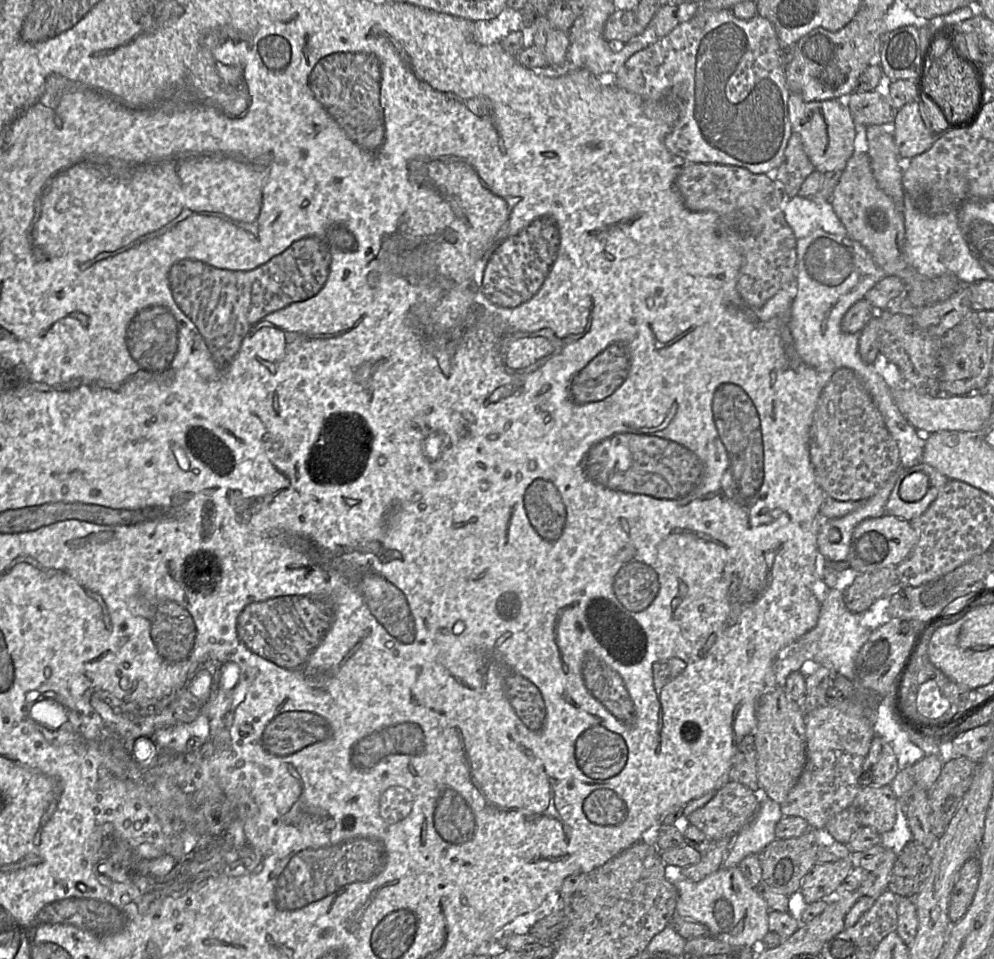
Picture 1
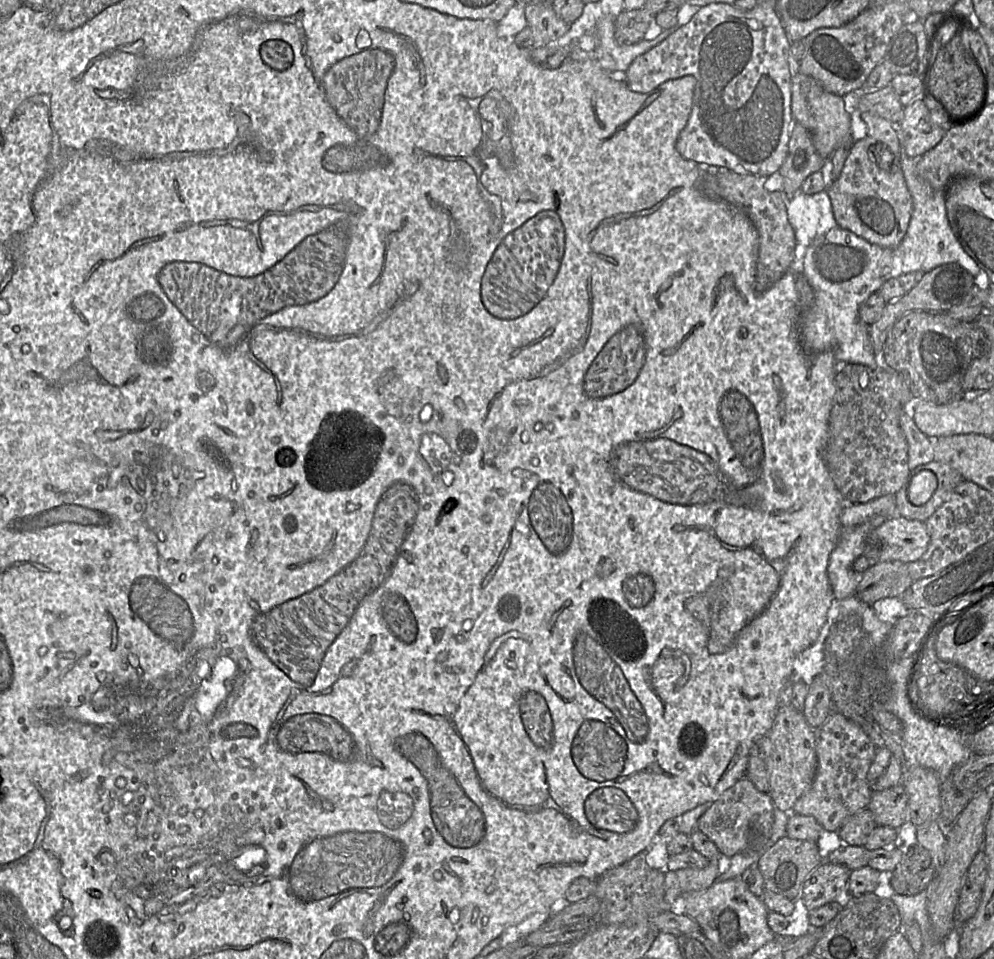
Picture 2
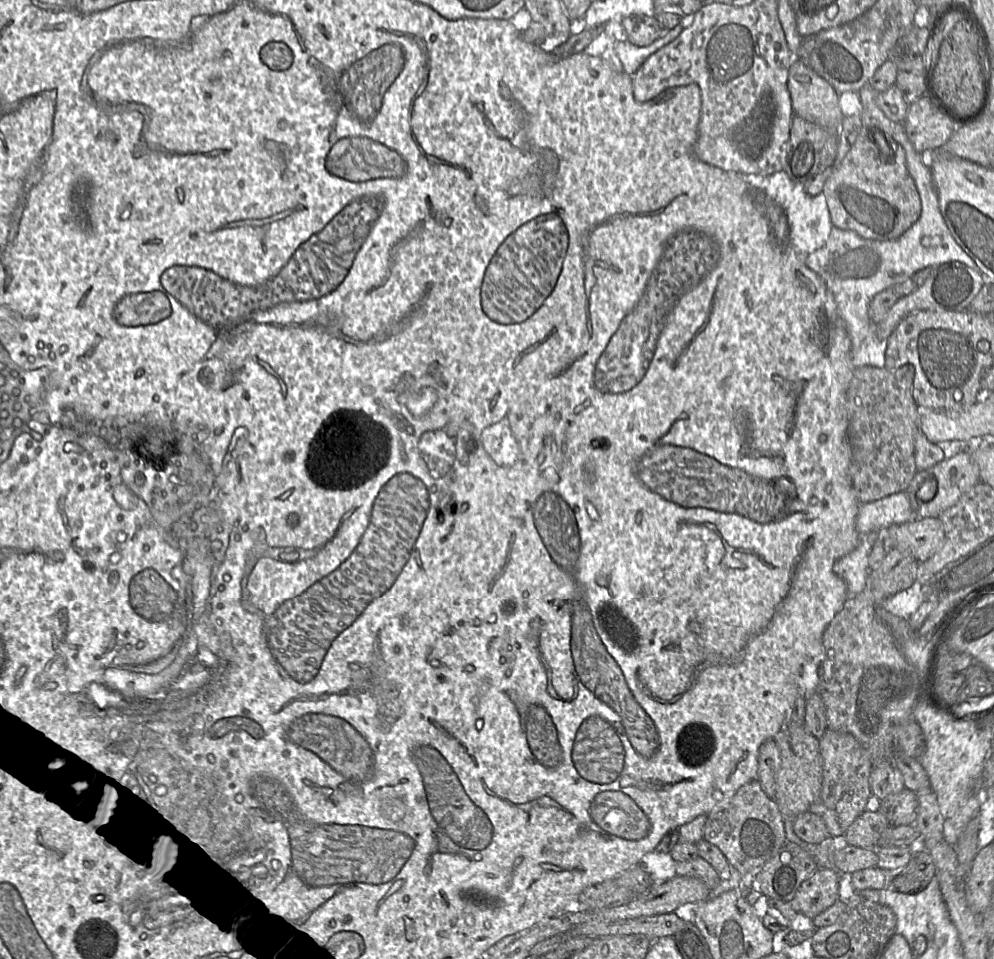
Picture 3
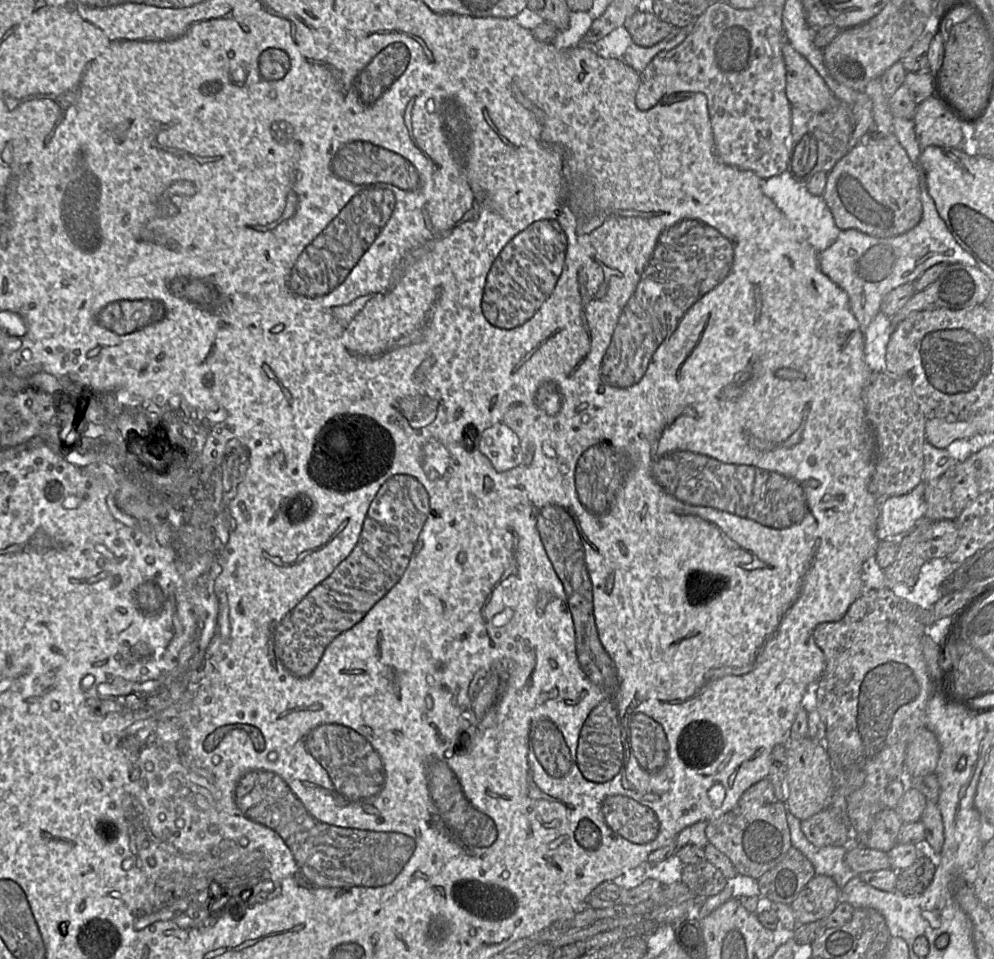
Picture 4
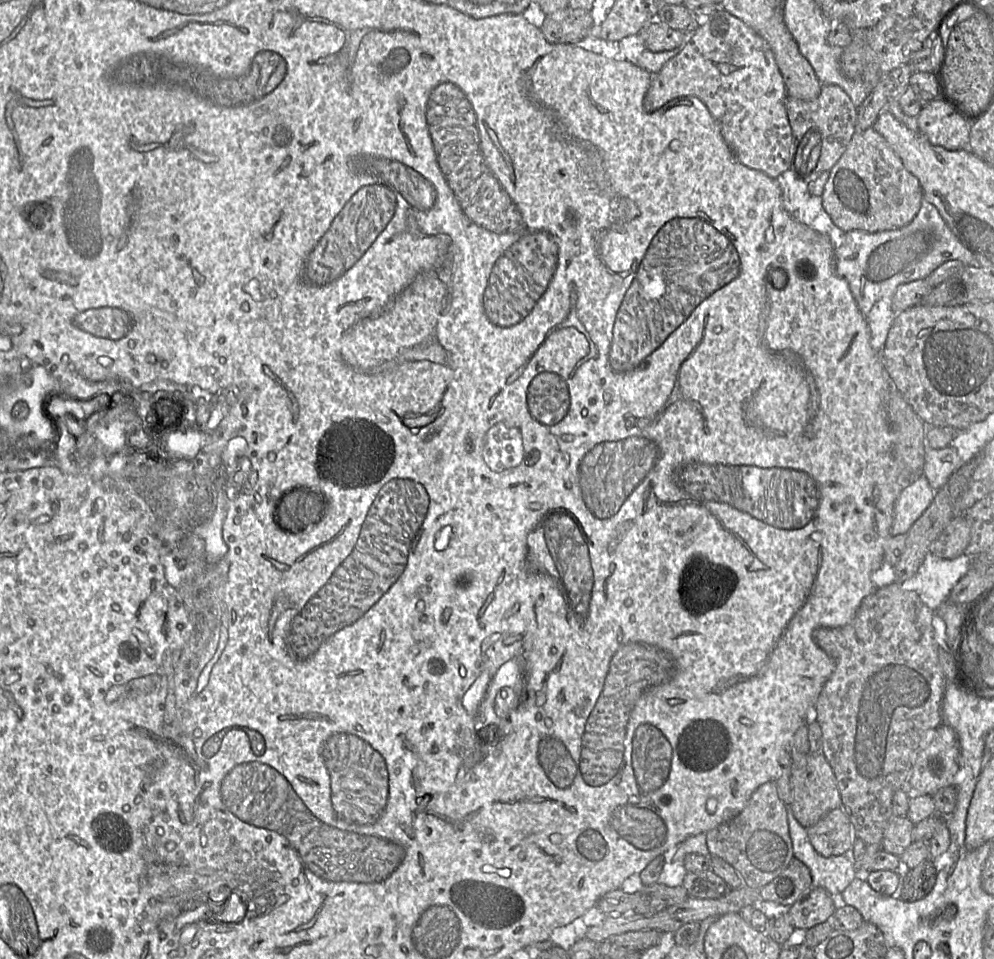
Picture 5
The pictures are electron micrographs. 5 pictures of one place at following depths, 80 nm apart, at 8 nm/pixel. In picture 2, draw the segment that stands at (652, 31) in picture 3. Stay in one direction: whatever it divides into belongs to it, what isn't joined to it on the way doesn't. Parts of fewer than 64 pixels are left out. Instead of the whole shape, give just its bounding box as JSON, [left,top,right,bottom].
[615,9,655,43]

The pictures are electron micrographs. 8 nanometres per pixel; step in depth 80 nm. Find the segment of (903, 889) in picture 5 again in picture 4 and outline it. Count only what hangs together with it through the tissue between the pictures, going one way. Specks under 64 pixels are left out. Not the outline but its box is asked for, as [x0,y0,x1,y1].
[895,853,935,896]

